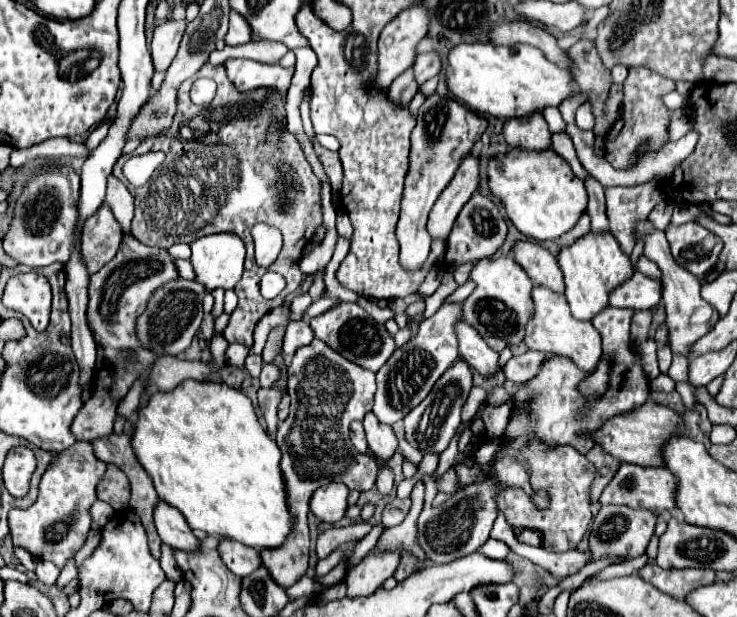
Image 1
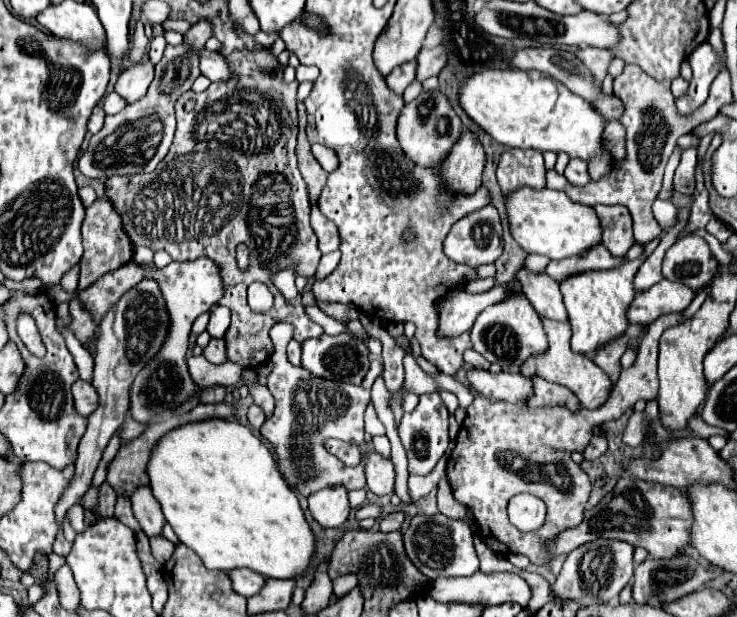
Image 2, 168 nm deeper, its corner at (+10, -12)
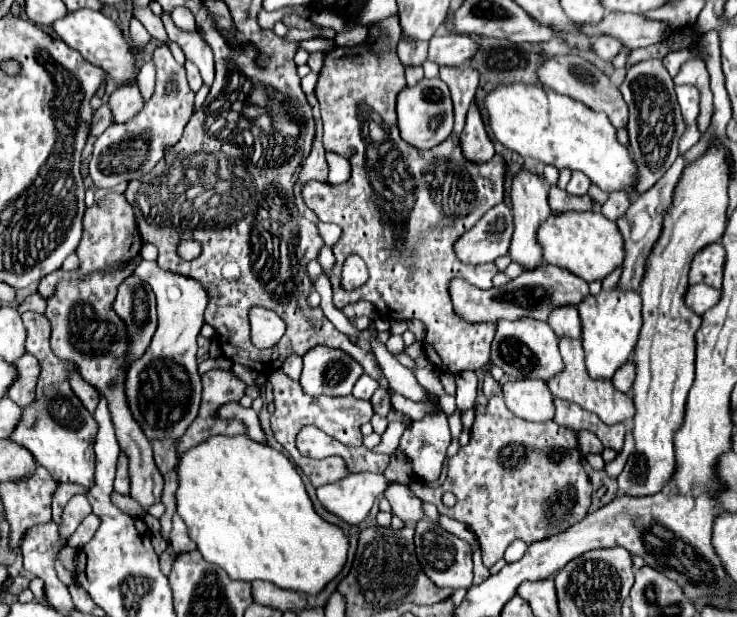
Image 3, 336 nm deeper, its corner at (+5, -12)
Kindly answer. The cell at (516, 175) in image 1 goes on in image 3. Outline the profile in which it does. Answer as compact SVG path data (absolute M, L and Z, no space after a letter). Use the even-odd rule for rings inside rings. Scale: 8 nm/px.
M594 210L556 212L542 220L536 238L542 246L542 256L546 262L562 266L588 282L606 278L624 260L624 244L616 222Z

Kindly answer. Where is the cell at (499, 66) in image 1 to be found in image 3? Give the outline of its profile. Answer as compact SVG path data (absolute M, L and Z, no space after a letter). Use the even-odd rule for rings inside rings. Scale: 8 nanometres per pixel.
M500 84L484 98L490 130L496 140L520 156L536 158L544 164L552 164L558 170L570 168L584 172L594 184L606 192L632 190L636 180L636 164L630 152L618 144L616 128L606 114L586 108L586 104L554 92L544 86L530 84Z

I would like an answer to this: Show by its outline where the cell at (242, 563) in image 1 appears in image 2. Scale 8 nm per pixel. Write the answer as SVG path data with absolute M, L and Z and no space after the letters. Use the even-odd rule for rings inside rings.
M239 568L237 572L229 572L233 580L233 590L245 598L251 598L261 592L265 586L265 576L257 576L255 572L249 572L247 568Z

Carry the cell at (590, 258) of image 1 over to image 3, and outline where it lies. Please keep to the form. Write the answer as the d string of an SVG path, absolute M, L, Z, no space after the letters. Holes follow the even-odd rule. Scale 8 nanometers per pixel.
M614 286L610 292L600 292L596 296L588 294L586 300L578 304L578 314L582 320L582 348L586 354L586 368L592 378L612 378L614 372L630 358L642 328L640 308L640 294L622 292L622 288L618 286Z

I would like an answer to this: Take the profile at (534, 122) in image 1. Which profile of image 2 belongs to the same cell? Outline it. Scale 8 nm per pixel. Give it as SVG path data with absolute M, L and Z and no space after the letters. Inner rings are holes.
M507 148L497 166L497 180L503 196L511 196L519 188L545 188L545 166L541 152L525 152Z

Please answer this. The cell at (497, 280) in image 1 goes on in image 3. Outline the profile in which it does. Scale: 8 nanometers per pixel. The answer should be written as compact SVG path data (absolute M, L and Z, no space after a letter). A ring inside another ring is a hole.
M522 316L522 320L498 320L496 336L492 340L490 362L500 366L512 378L540 378L548 380L556 372L560 372L562 358L558 352L558 336L544 320L530 320Z

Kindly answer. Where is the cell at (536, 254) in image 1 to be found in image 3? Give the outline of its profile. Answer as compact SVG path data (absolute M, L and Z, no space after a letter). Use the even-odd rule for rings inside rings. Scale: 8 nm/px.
M566 306L566 308L554 308L548 316L548 324L556 332L556 336L572 336L580 338L580 318L576 312L576 306Z

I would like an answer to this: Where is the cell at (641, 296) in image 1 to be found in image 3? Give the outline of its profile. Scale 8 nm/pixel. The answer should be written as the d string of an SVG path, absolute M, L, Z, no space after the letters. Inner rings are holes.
M694 284L686 290L686 304L690 304L692 312L704 314L708 308L712 308L720 298L720 290L710 288L708 284Z

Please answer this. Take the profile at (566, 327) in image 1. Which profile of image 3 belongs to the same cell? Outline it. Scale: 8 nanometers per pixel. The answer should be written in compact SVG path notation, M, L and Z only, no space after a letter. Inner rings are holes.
M560 338L560 354L562 354L562 360L564 360L564 370L558 372L558 376L552 376L546 382L554 396L580 404L584 410L598 414L600 420L606 422L606 424L628 422L634 416L634 402L632 402L632 398L628 394L616 390L612 380L594 380L594 378L588 376L586 366L584 366L584 350L582 350L580 340Z

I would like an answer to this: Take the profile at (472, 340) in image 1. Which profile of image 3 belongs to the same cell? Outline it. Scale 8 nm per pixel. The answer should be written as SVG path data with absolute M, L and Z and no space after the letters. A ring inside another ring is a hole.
M514 380L502 384L504 400L510 412L530 422L546 422L554 418L552 394L544 380Z

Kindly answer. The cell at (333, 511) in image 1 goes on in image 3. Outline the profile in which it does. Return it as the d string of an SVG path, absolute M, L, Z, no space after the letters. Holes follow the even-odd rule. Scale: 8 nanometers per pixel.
M350 474L334 484L320 486L316 494L330 514L348 524L360 524L386 484L388 480L382 474Z

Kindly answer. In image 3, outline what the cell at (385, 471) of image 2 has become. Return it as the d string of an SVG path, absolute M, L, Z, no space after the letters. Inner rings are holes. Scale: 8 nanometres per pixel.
M390 482L386 486L386 494L382 494L382 498L386 498L390 502L392 514L396 514L404 522L418 522L424 518L418 496L414 496L414 492L410 492L410 488L406 484Z

